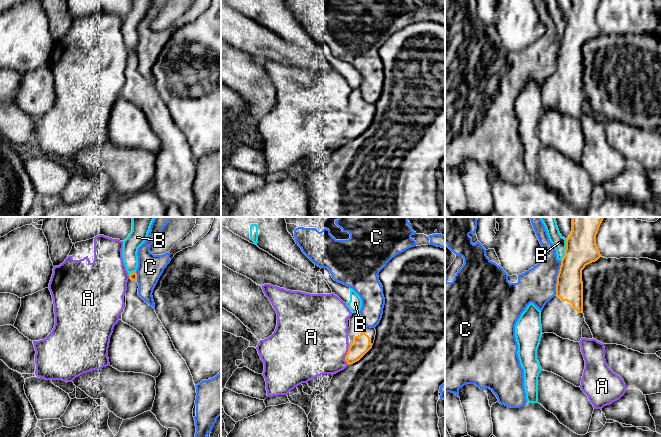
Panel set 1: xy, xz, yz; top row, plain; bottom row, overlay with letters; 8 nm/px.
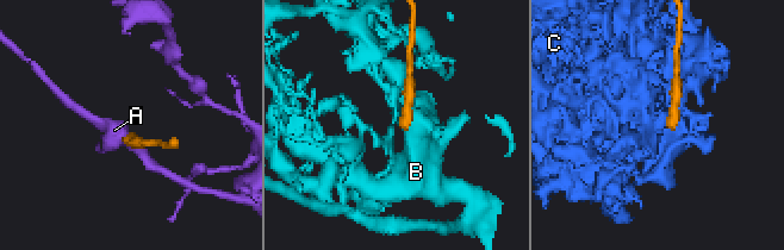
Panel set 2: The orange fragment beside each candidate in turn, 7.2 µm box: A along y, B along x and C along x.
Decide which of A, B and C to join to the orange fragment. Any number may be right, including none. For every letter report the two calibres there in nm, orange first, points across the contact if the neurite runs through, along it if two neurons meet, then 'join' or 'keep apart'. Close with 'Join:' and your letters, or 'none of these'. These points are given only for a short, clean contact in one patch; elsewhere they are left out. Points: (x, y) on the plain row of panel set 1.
A: 140/500 nm | keep apart
B: 260/110 nm | keep apart
C: 220/280 nm | keep apart
Join: none of these

